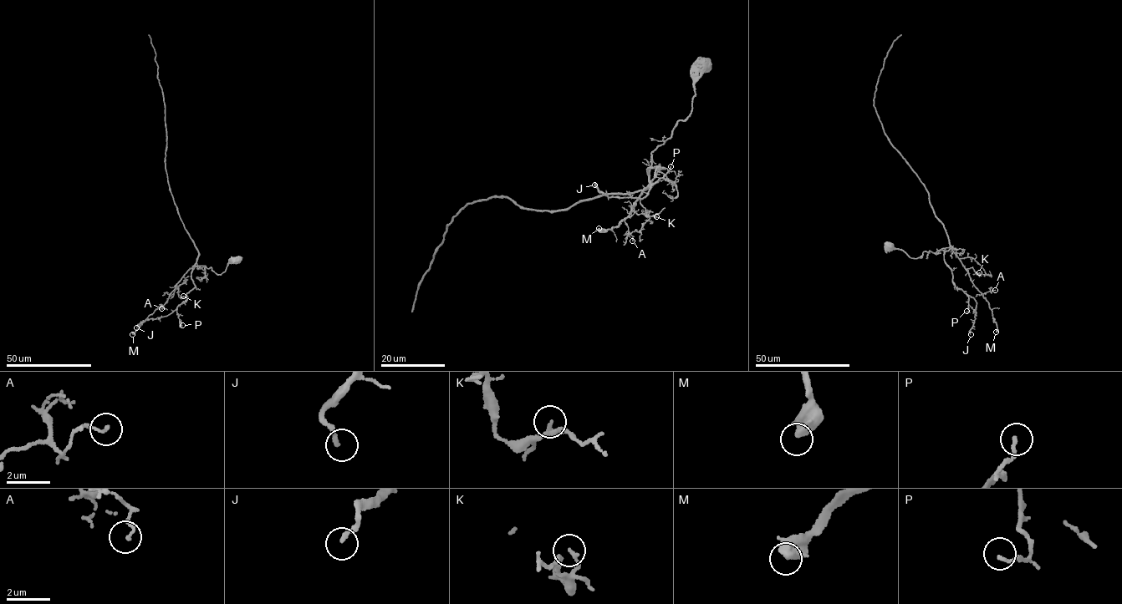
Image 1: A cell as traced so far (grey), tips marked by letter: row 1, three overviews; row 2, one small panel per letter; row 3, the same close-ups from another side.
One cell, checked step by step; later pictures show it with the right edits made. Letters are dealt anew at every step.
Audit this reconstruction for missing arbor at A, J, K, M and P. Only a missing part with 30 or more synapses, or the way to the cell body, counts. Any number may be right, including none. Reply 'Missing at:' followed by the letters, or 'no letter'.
Missing at: no letter

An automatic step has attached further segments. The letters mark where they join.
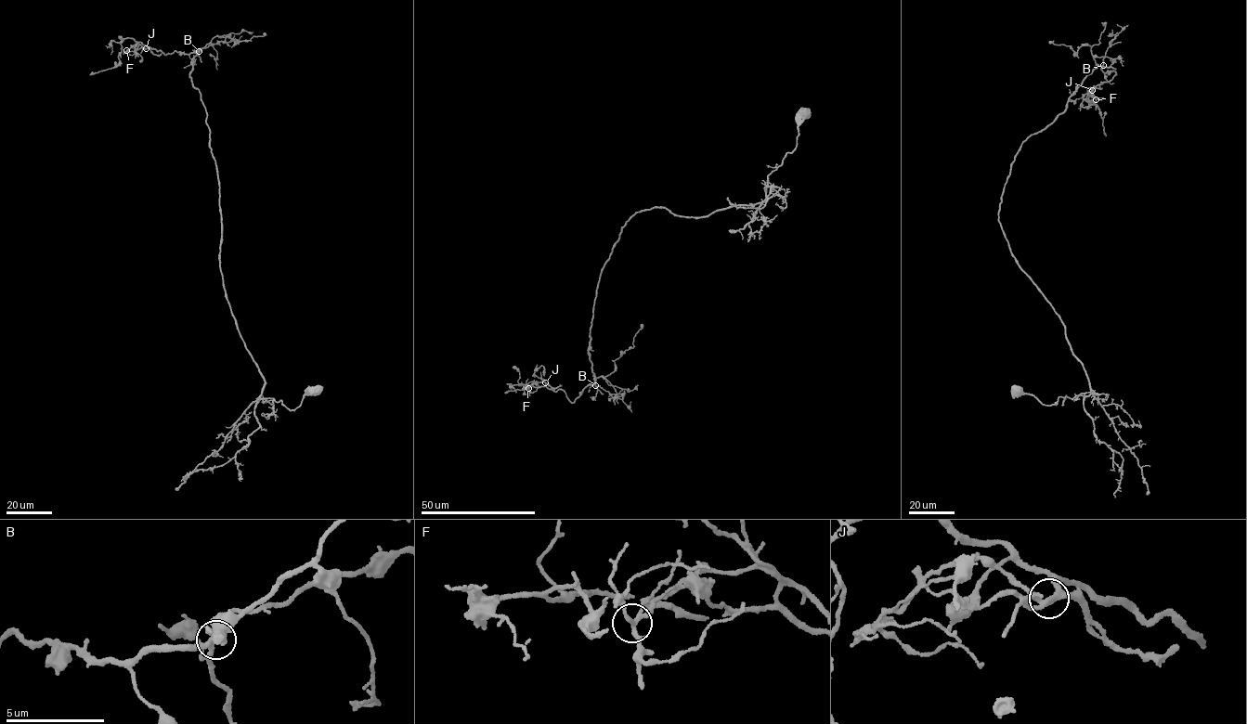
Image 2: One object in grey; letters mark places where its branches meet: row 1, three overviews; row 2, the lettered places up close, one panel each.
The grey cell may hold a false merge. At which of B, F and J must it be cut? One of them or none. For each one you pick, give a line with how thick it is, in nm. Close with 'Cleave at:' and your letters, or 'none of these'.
J: calibre 260 nm
Cleave at: J

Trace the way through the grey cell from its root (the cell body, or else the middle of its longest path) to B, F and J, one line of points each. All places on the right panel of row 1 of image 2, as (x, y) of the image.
B: (1015, 390), (1051, 406), (1090, 393), (1064, 325), (1011, 252), (998, 213), (1021, 143), (1103, 65)
F: (1015, 390), (1051, 406), (1090, 393), (998, 213), (1021, 143), (1096, 69), (1114, 71), (1096, 99)
J: (1015, 390), (1051, 406), (1090, 393), (998, 213), (1021, 143), (1096, 69), (1114, 71), (1092, 90)

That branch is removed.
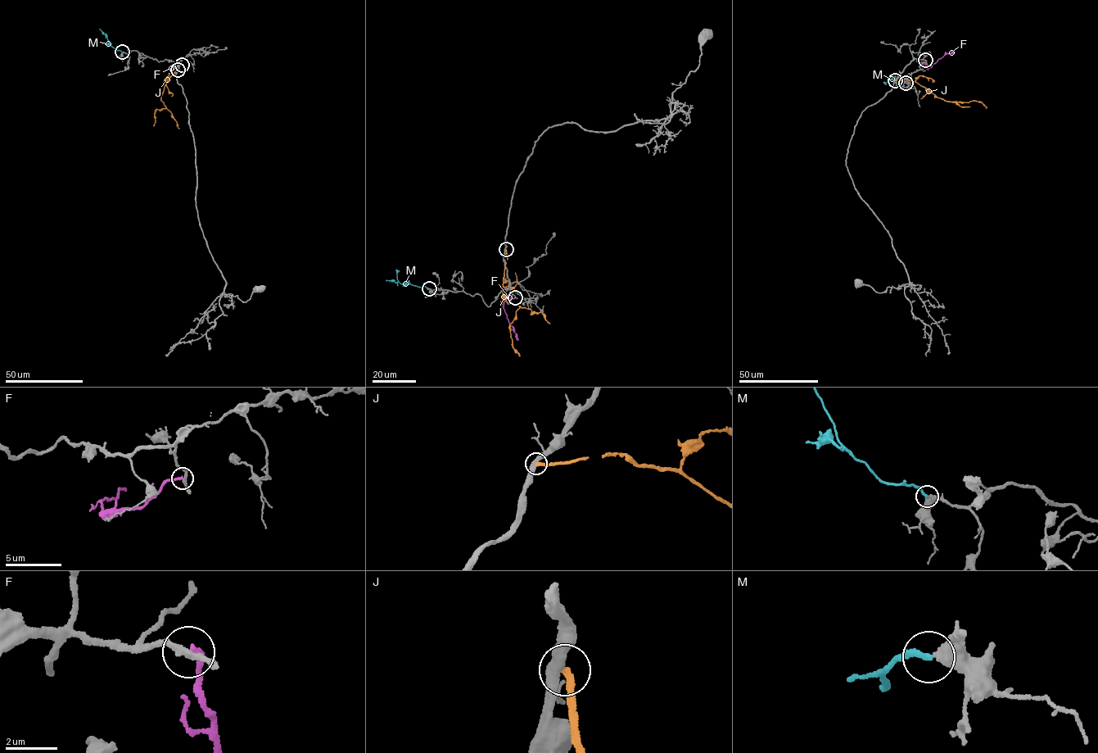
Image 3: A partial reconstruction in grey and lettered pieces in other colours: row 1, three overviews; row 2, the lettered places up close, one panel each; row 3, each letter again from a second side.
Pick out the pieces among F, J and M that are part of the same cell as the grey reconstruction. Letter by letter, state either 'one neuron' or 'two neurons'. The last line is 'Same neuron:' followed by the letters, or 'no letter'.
F: two neurons
J: two neurons
M: one neuron
Same neuron: M

